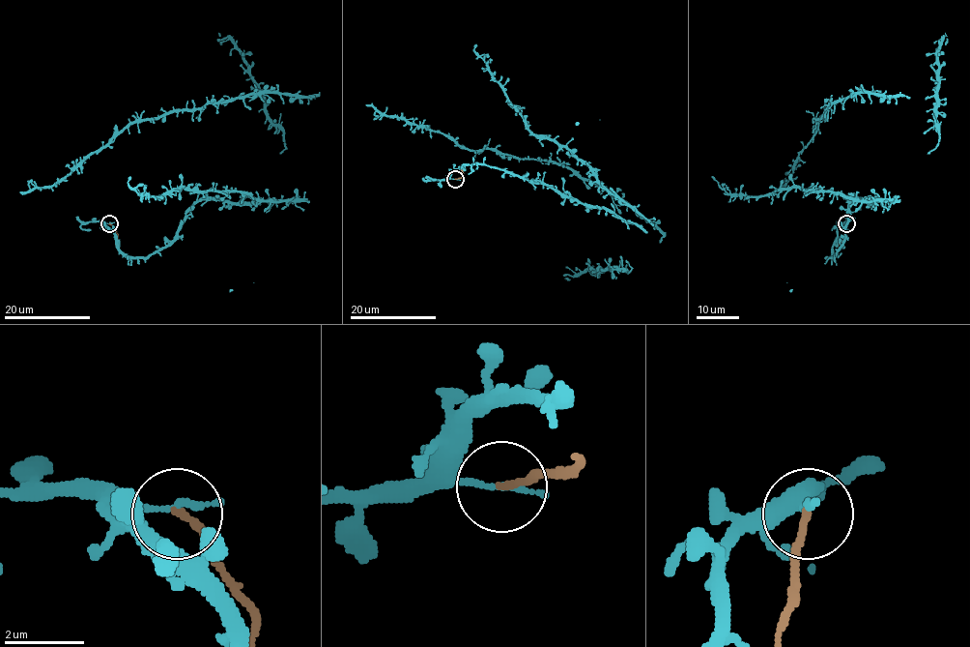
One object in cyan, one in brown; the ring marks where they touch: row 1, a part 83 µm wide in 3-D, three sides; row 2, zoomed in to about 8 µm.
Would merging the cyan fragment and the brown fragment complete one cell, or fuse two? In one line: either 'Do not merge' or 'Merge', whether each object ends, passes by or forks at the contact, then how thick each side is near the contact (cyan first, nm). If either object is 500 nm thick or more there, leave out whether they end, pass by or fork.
Do not merge. At the ring cyan ends. At the ring brown ends. Thickness 200 nm (cyan) against 180 nm

